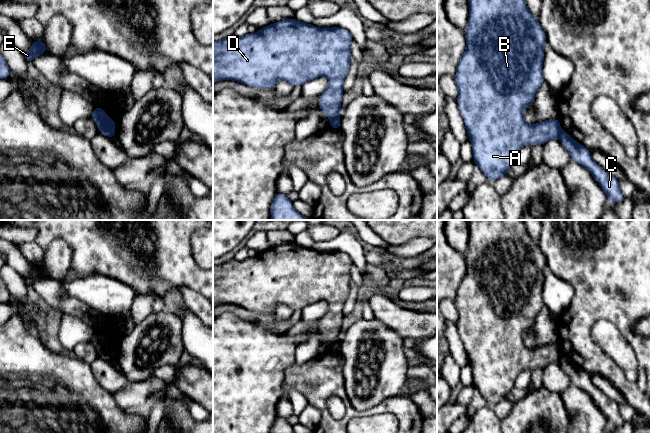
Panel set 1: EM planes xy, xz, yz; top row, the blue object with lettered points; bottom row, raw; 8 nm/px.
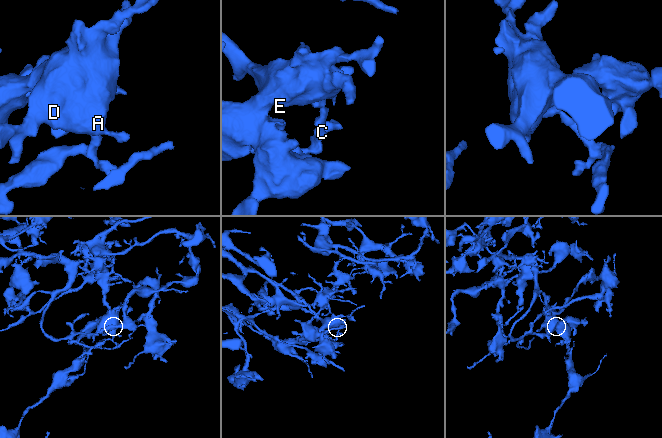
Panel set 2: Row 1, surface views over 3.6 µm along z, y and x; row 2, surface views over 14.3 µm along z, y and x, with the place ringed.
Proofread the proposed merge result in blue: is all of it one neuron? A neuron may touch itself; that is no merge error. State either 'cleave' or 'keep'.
cleave

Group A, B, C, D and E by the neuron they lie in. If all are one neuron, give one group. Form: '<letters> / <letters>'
A B D E / C

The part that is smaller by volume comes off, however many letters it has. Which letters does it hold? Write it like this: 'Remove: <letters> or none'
Remove: C

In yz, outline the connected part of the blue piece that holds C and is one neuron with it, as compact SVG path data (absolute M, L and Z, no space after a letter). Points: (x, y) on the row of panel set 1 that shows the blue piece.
M563 130L560 132L559 139L566 150L570 153L571 160L589 170L604 190L609 201L619 203L625 199L620 190L620 181L607 174L604 169L593 160L587 148L578 143Z

